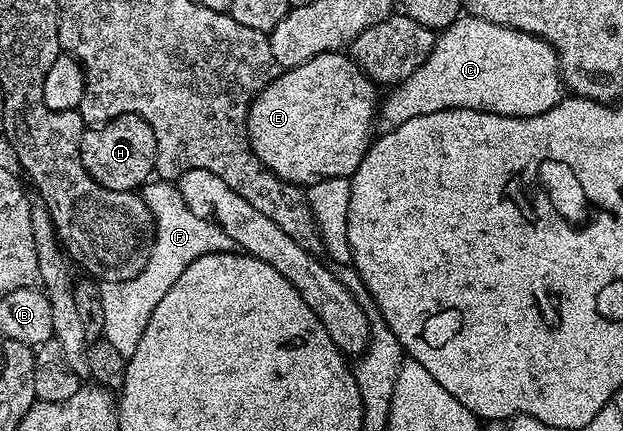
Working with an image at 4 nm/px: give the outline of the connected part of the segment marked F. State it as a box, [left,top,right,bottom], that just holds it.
[101,179,237,359]

